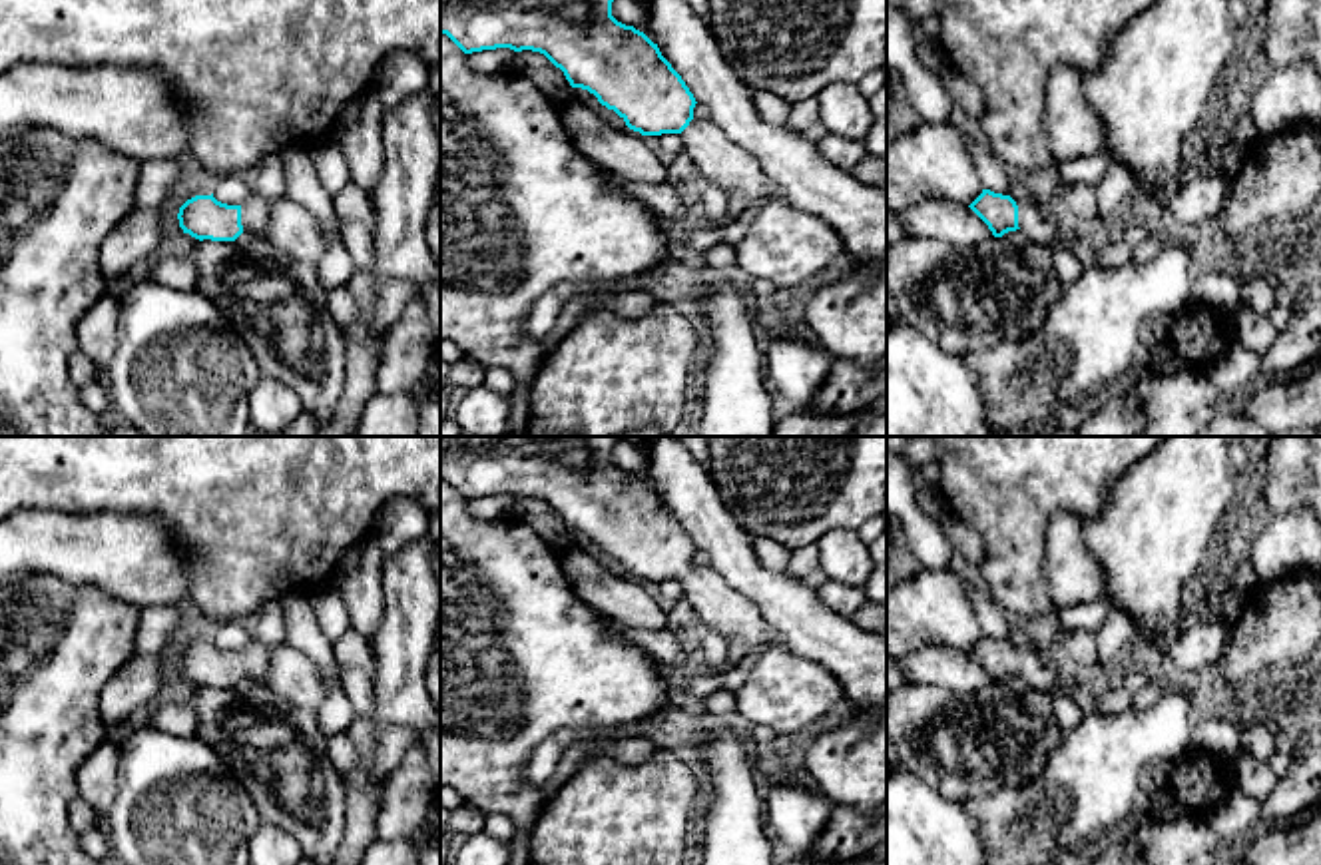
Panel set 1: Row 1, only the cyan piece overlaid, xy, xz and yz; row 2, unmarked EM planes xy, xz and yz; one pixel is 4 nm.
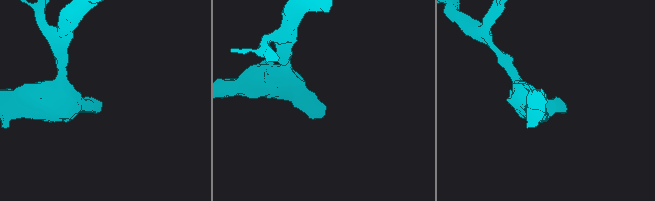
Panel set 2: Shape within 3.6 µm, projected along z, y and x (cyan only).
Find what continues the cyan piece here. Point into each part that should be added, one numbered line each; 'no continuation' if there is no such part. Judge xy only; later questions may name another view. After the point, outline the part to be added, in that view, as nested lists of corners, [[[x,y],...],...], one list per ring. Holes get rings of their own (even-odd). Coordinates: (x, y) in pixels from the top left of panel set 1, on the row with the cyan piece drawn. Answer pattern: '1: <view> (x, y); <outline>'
1: xy (256, 212); [[[251,193],[241,203],[243,231],[255,233],[261,241],[265,241],[265,235],[269,231],[269,219],[271,219],[271,201]]]

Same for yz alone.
1: yz (1035, 224); [[[1018,201],[1016,205],[1018,227],[1028,241],[1050,247],[1056,239],[1060,239],[1054,221],[1046,215],[1046,209],[1042,205],[1032,205],[1026,201]]]

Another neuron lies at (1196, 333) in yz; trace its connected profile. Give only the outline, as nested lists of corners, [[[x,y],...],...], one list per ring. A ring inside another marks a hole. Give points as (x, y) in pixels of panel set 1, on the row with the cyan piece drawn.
[[[1191,299],[1180,311],[1156,319],[1156,341],[1186,369],[1205,375],[1219,351],[1233,343],[1231,315]]]

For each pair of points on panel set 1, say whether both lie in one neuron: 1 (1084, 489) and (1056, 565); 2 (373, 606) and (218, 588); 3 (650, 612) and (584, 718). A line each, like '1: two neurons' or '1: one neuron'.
1: two neurons
2: two neurons
3: two neurons

